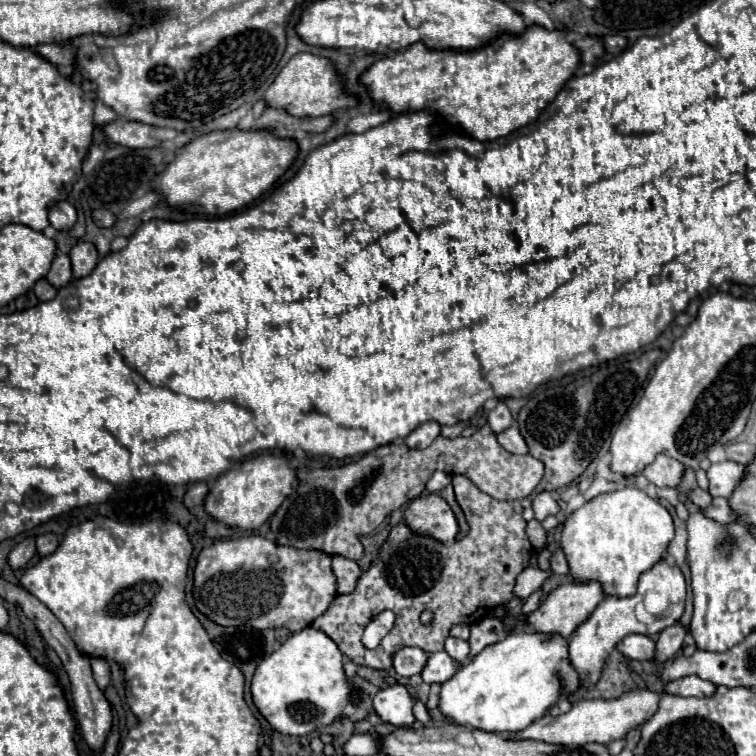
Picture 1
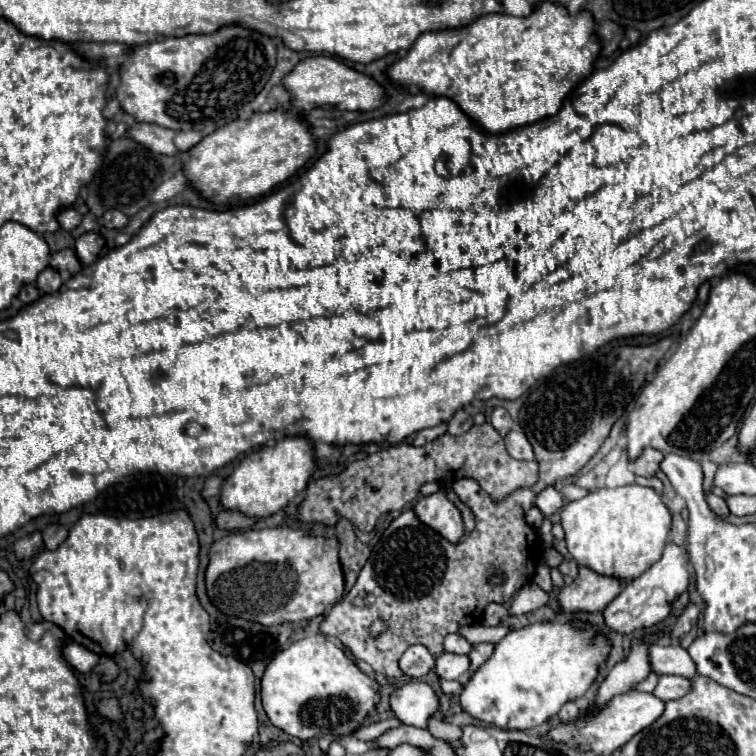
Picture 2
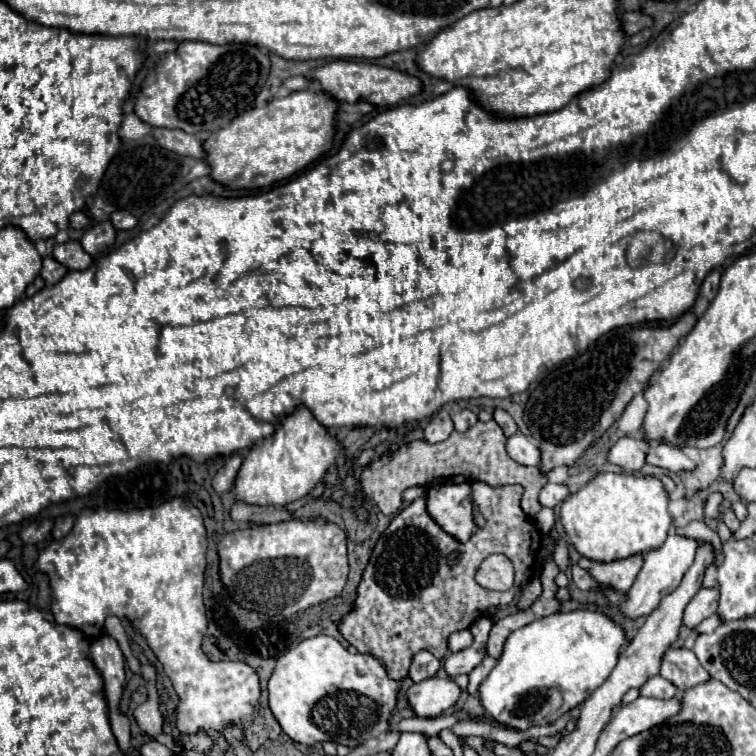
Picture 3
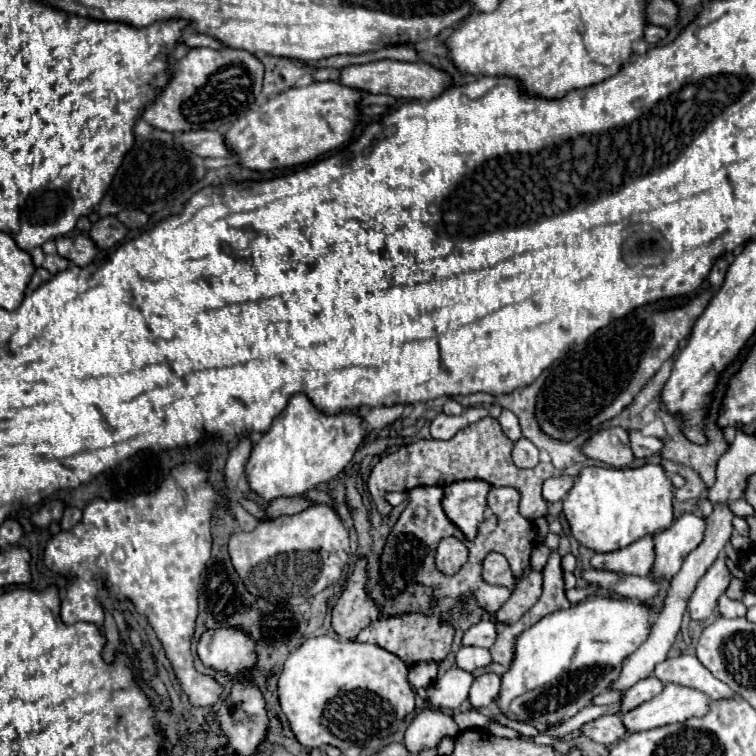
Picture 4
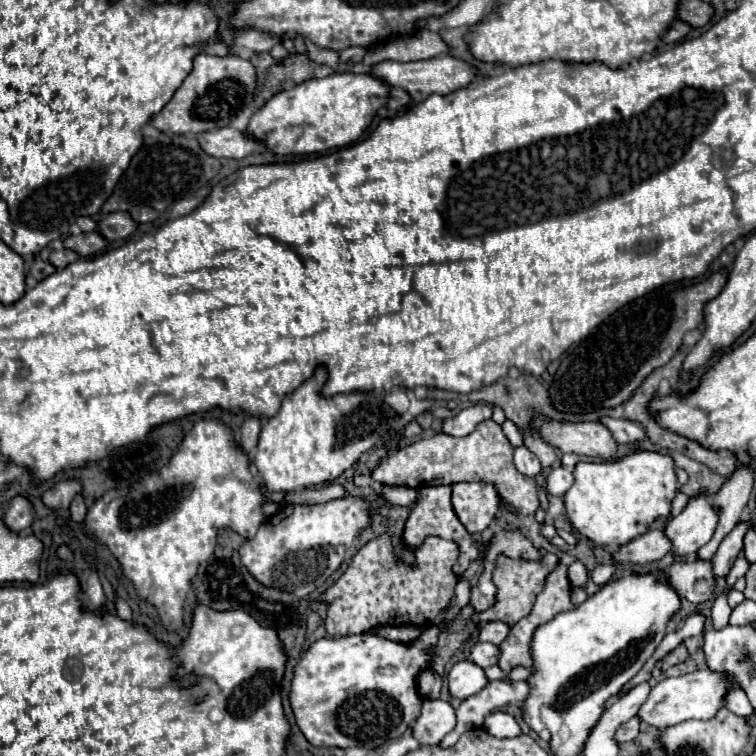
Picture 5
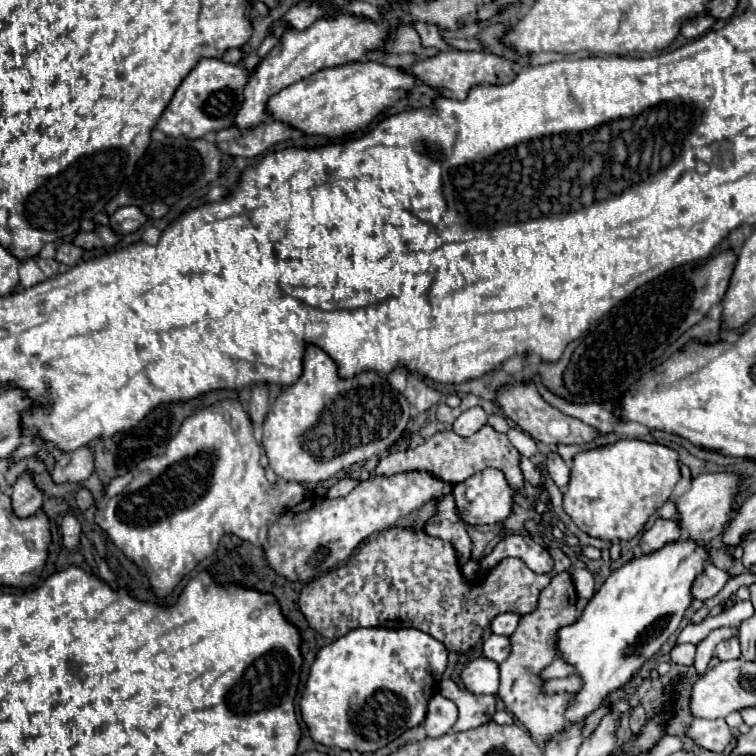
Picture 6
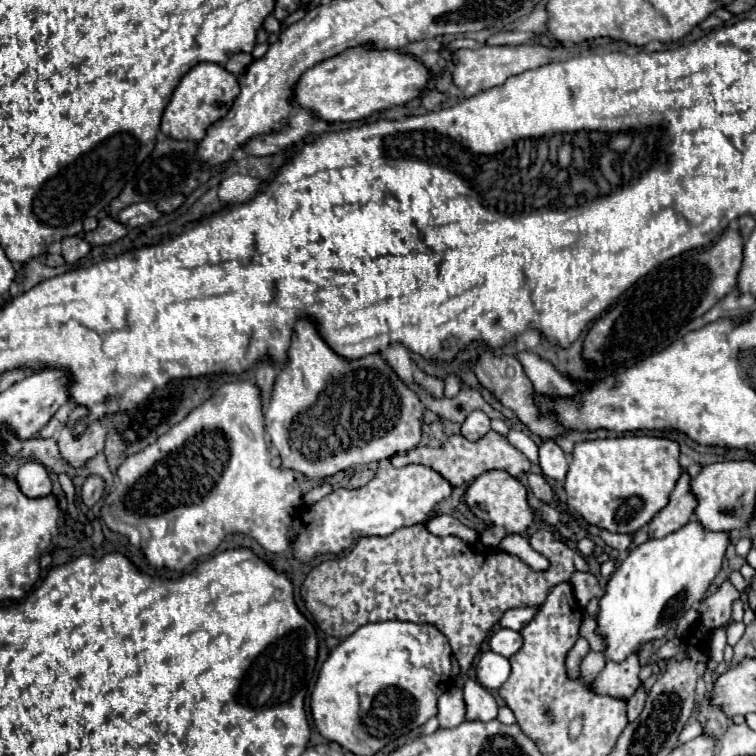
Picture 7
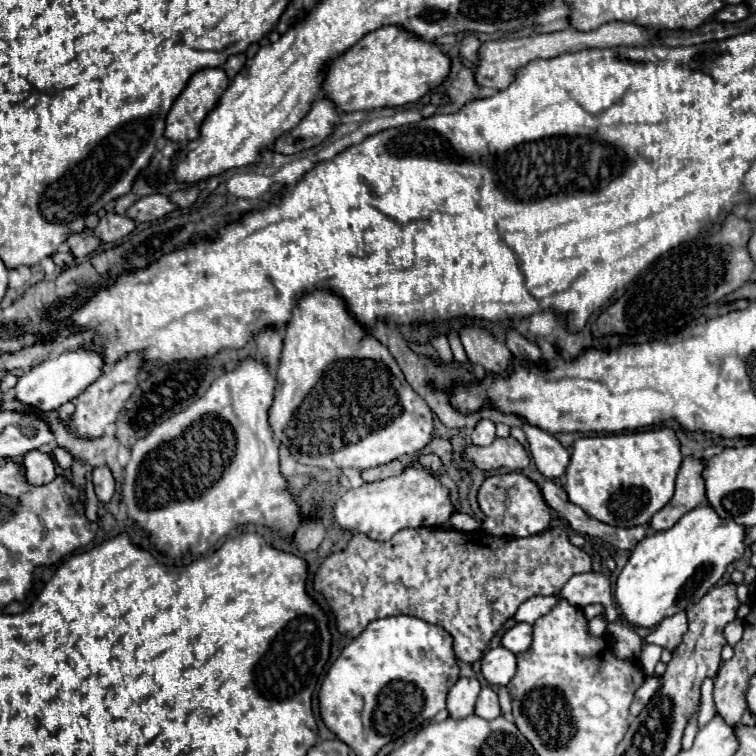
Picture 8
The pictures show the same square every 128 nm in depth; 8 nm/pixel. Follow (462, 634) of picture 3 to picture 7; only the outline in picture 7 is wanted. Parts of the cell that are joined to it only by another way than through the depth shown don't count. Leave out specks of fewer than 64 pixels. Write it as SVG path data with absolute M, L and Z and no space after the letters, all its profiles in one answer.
M514 608L504 612L504 616L500 618L500 626L502 628L510 628L510 630L520 630L524 628L524 624L528 624L528 620L532 620L532 616L536 614L536 608Z

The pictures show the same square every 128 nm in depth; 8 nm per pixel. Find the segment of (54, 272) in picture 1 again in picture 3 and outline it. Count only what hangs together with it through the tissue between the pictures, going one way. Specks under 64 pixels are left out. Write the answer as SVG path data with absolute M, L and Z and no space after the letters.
M66 242L54 246L54 260L70 270L86 270L92 264L92 258L80 248L80 242Z

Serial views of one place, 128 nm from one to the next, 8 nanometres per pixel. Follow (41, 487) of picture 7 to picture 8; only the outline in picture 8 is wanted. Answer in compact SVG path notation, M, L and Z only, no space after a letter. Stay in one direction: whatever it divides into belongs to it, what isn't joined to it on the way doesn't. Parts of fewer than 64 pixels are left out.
M42 450L28 452L24 456L24 460L22 460L22 466L24 466L24 472L26 472L26 480L32 486L42 486L42 484L48 484L48 482L52 482L56 478L54 462Z

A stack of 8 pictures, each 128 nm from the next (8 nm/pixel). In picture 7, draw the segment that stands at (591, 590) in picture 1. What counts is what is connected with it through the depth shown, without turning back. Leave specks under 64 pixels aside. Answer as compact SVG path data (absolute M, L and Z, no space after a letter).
M684 472L674 492L670 494L670 502L648 524L650 538L664 538L692 520L692 508L696 508L696 500L692 500L692 492L688 492L688 484L690 484L690 476Z

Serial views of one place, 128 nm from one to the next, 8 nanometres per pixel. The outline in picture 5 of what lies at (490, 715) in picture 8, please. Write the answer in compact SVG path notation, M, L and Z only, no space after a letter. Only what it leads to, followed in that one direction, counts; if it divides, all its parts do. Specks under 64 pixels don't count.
M506 680L488 682L480 692L476 692L474 696L470 696L460 704L460 708L456 710L458 724L448 736L442 738L440 748L454 746L456 740L462 736L462 732L480 728L488 714L492 714L496 708L504 704L514 704L516 696L528 696L526 682L506 682Z

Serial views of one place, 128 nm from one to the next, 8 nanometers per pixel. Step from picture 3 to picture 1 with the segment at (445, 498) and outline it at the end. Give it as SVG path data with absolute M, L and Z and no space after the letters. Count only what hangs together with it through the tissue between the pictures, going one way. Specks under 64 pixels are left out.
M422 494L414 498L404 512L404 524L412 532L430 536L438 542L452 542L458 534L454 512L438 494Z

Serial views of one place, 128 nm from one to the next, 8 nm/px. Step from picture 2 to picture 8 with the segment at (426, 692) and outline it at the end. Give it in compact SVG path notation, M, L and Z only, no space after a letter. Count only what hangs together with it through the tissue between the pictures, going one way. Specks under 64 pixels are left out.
M502 646L488 650L482 658L482 674L492 686L506 686L516 674L516 656Z

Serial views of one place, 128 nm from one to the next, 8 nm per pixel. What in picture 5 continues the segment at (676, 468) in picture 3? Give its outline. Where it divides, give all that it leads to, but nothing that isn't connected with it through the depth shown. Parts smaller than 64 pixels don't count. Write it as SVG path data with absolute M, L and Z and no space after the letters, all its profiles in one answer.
M604 418L602 422L610 428L610 432L618 444L634 444L634 442L642 442L646 438L646 432L638 422L614 420L614 418Z

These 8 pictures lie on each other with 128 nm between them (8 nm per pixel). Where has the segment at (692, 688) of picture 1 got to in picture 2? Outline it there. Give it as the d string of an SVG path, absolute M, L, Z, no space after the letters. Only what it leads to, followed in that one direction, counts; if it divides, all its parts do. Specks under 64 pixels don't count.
M660 676L660 682L654 690L654 694L668 702L668 700L678 700L684 694L688 694L692 688L692 680L684 678L684 676Z

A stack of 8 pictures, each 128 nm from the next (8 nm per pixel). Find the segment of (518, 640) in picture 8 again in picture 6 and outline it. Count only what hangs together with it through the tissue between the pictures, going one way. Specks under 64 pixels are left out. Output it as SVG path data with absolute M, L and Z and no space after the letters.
M492 634L482 644L482 656L488 658L488 660L492 660L492 662L496 662L496 664L500 664L502 660L506 660L508 652L510 652L510 644L508 644L506 636Z

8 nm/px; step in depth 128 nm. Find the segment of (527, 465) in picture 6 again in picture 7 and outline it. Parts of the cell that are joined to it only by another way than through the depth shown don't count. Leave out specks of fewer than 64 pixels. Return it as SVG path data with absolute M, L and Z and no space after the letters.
M530 472L530 474L528 474L528 486L532 488L532 492L534 492L534 496L536 496L538 500L548 502L548 504L552 502L554 492L552 492L550 484L546 482L546 478L544 478L542 474L534 474L534 472Z

